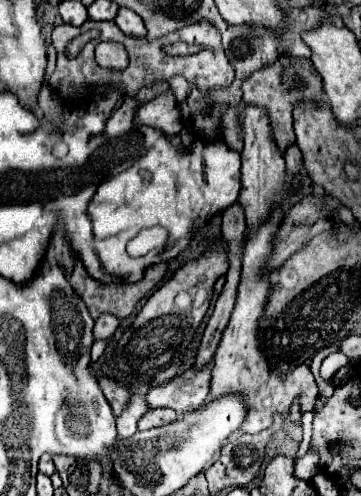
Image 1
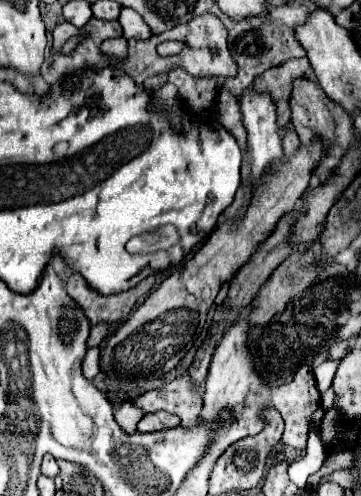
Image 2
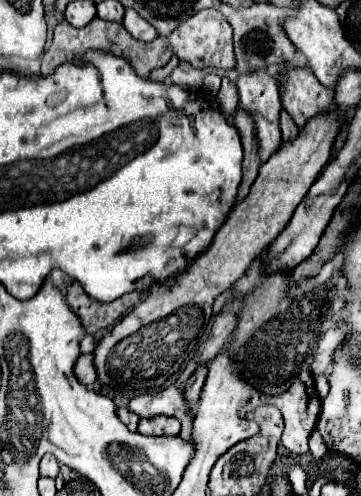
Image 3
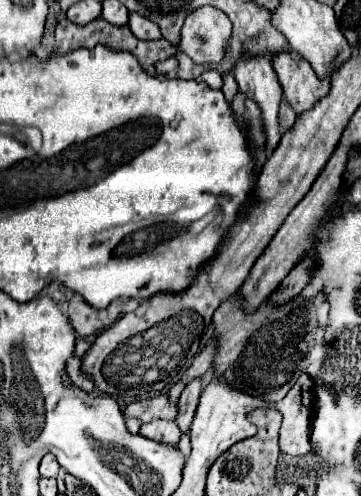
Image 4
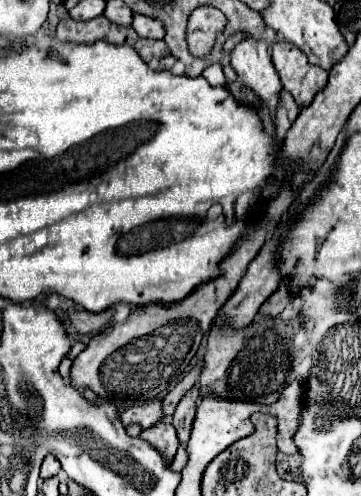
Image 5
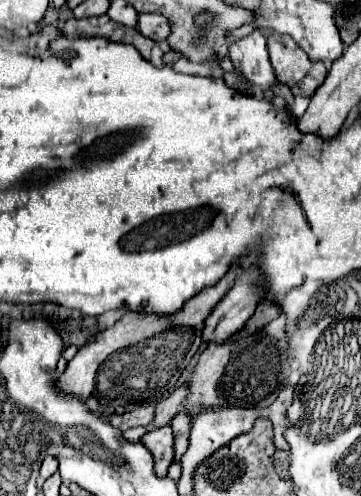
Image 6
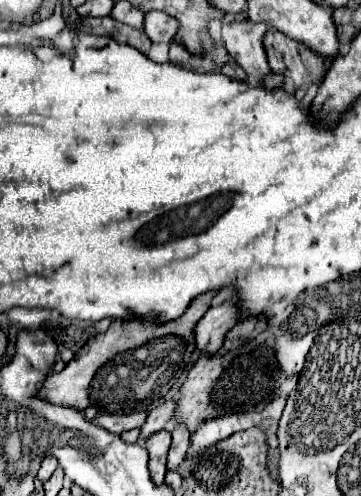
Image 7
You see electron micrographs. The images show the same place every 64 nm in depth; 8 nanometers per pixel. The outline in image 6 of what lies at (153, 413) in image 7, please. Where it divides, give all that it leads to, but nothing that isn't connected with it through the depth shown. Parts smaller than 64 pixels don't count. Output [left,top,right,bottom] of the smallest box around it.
[146,384,188,430]

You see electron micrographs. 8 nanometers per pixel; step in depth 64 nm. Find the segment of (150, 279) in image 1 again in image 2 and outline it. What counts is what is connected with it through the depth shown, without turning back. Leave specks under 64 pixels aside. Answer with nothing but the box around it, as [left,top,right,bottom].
[66,272,162,324]

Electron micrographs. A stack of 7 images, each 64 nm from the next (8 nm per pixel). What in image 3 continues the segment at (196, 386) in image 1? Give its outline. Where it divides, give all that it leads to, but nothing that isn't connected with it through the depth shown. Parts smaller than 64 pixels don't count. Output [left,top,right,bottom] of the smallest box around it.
[128,386,194,440]

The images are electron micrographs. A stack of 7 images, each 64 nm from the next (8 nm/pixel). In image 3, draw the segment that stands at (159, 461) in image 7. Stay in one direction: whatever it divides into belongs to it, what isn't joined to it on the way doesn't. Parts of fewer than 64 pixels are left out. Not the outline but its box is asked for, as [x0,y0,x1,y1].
[138,416,180,436]

